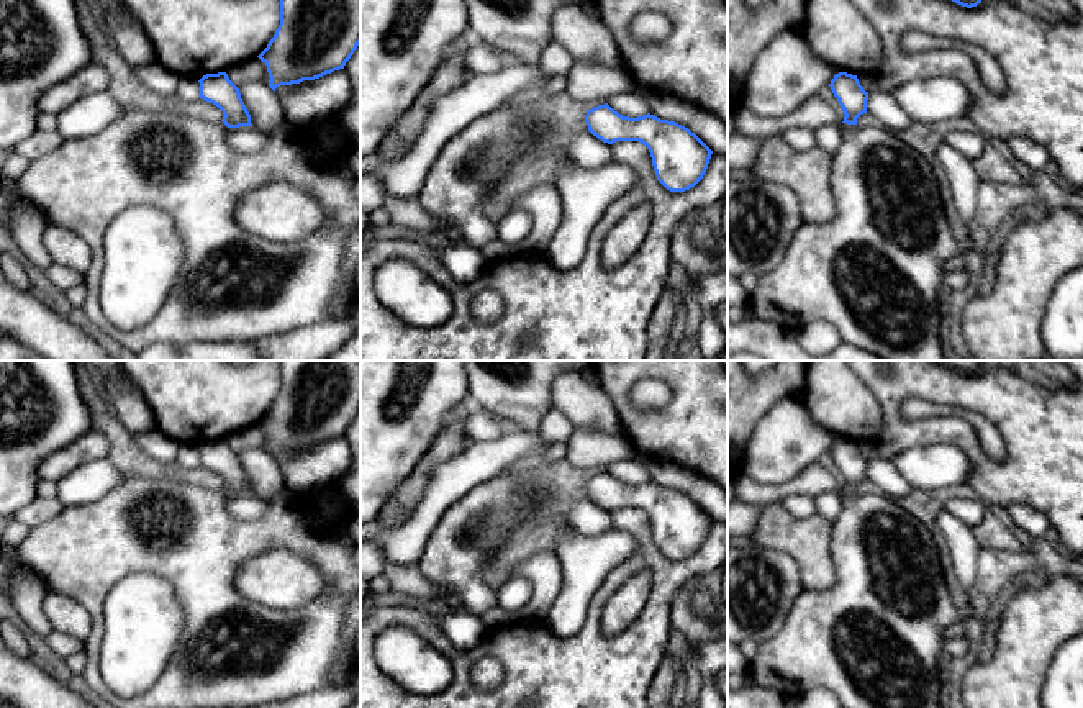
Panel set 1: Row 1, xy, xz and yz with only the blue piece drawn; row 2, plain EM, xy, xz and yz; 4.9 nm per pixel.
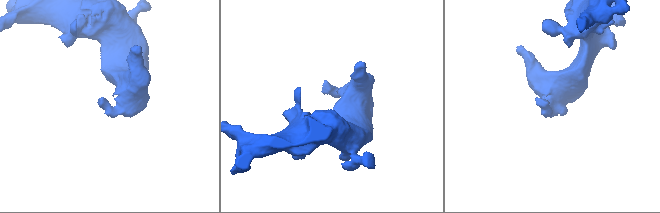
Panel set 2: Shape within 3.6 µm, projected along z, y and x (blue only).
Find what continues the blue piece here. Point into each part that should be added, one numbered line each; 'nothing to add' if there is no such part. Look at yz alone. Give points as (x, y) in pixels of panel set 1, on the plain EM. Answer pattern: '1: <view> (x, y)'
1: yz (875, 639)

